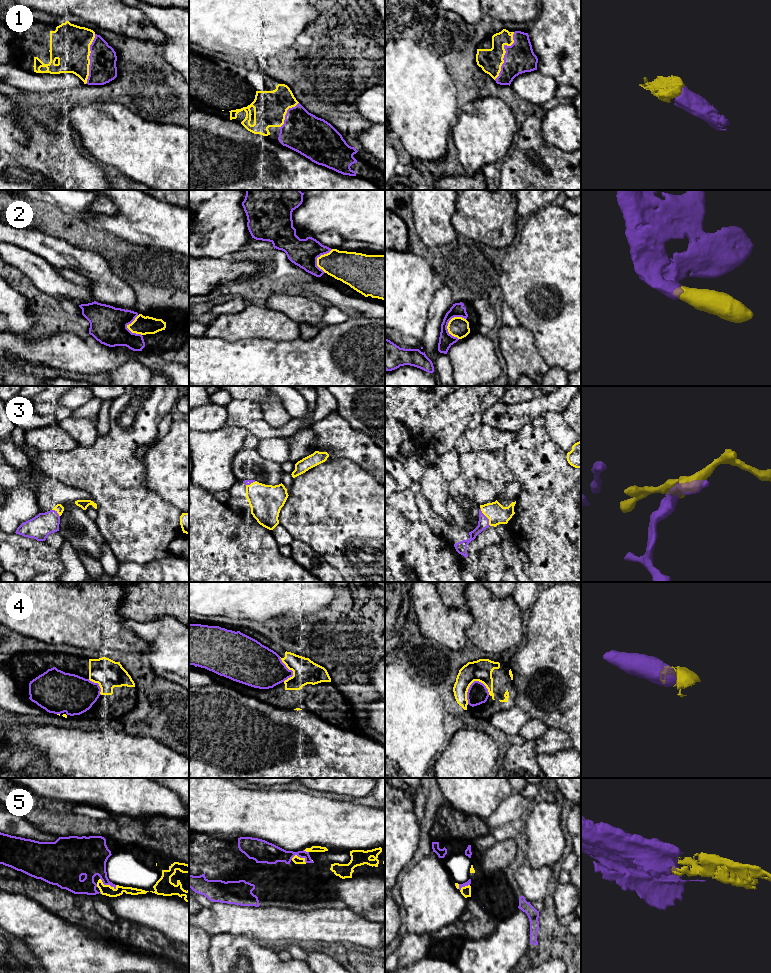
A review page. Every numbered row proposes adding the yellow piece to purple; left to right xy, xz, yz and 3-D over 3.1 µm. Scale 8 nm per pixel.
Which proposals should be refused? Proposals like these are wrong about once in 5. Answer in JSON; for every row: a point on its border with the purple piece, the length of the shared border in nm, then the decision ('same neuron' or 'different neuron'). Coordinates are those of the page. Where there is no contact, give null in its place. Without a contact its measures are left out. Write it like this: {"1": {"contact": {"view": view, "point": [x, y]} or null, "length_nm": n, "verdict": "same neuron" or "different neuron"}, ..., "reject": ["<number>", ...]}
{"1": {"contact": {"view": "yz", "point": [505, 53]}, "length_nm": 420, "verdict": "same neuron"}, "2": {"contact": {"view": "yz", "point": [447, 329]}, "length_nm": 190, "verdict": "same neuron"}, "3": {"contact": {"view": "yz", "point": [485, 516]}, "length_nm": 170, "verdict": "same neuron"}, "4": {"contact": {"view": "yz", "point": [469, 688]}, "length_nm": 220, "verdict": "same neuron"}, "5": {"contact": {"view": "xy", "point": [107, 884]}, "length_nm": 160, "verdict": "same neuron"}, "reject": []}

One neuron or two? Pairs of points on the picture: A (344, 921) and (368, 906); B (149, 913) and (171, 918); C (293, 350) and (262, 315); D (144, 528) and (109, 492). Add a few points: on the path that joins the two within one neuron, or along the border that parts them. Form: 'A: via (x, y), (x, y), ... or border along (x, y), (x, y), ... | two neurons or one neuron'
A: border along (345, 906), (374, 922) | two neurons
B: via (154, 913), (166, 914) | one neuron
C: border along (299, 336), (291, 340), (279, 341), (262, 338) | two neurons
D: via (135, 519), (118, 500) | one neuron

